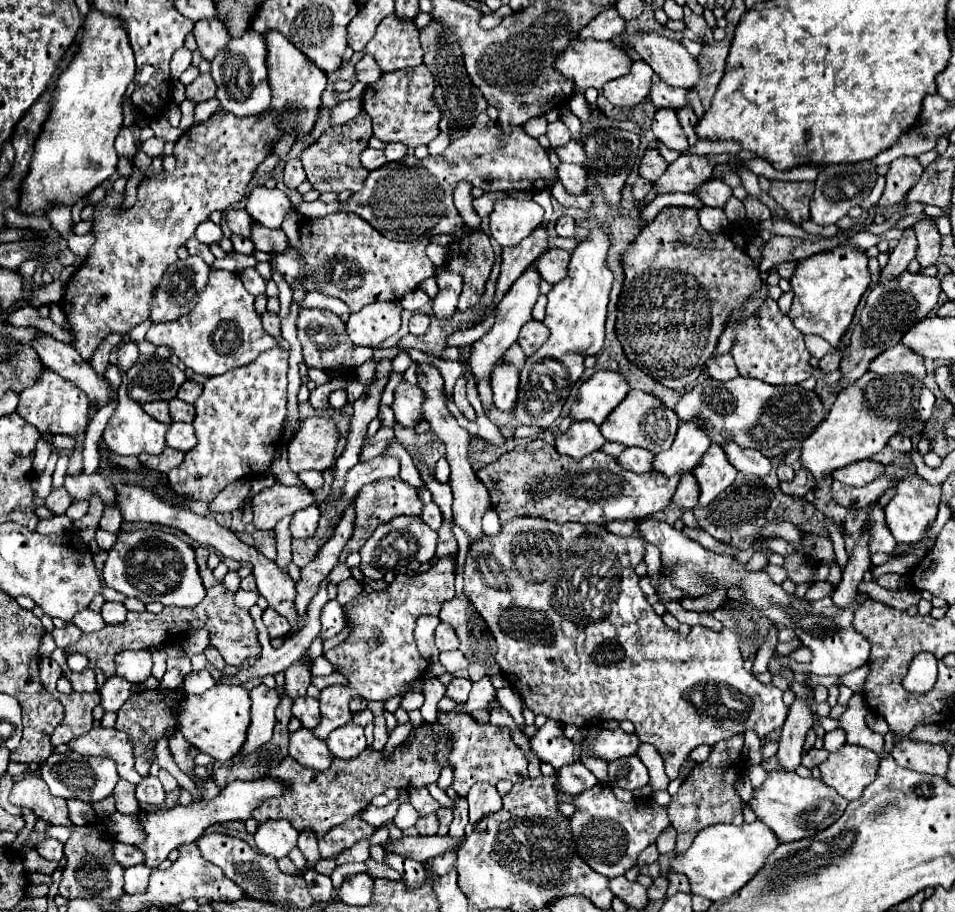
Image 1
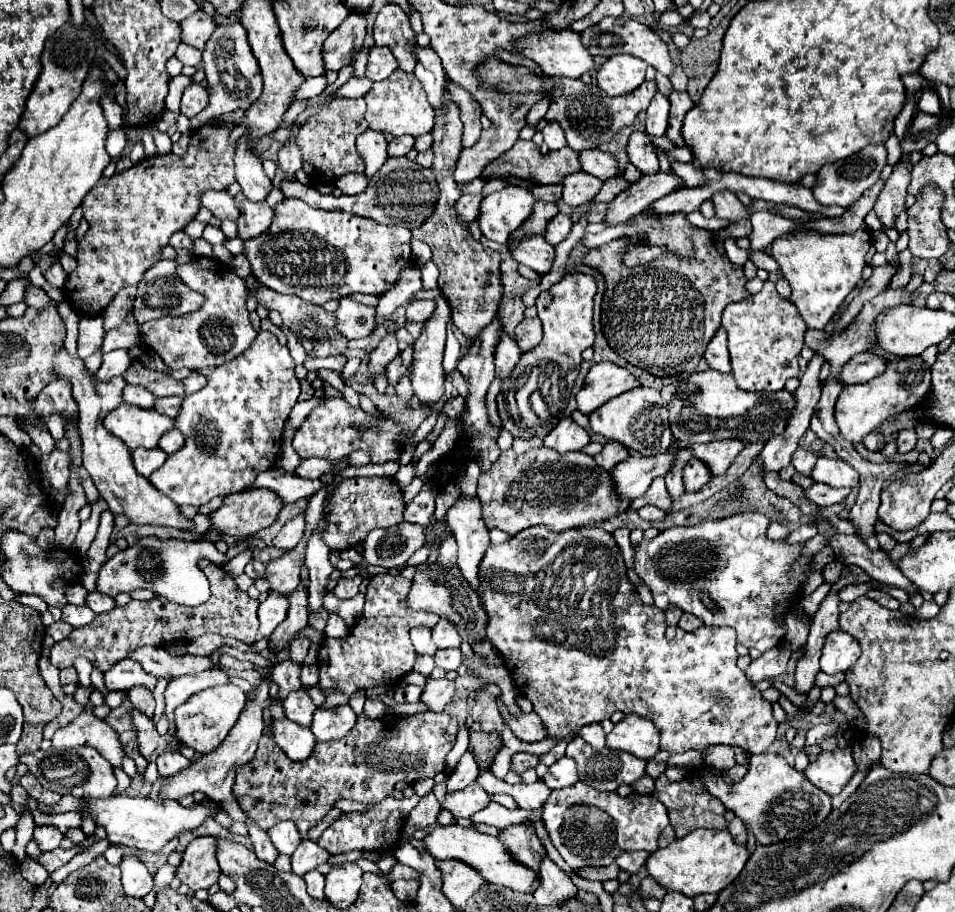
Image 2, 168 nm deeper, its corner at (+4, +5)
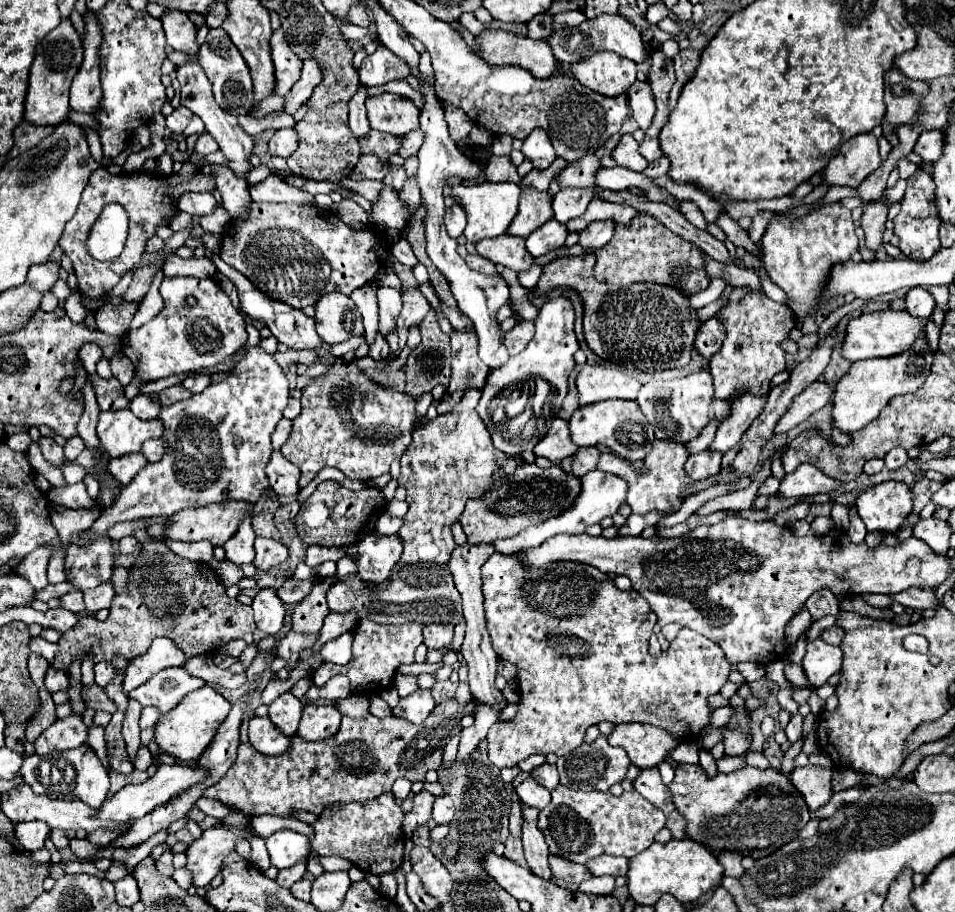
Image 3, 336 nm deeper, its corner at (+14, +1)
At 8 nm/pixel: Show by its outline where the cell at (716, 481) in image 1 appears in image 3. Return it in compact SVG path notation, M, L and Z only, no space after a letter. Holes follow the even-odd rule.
M746 392L744 396L740 396L734 404L732 404L732 412L726 418L726 422L720 424L714 442L710 444L710 448L714 450L730 450L732 446L738 444L738 440L742 438L742 434L750 428L750 422L754 422L754 418L762 412L762 406L766 404L768 396L756 396L754 392Z

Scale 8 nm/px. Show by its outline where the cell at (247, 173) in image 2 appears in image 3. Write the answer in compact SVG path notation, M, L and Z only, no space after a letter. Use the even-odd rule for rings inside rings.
M186 62L186 64L178 66L176 72L178 72L178 82L182 84L182 106L186 106L190 112L194 112L196 116L200 116L200 118L204 120L206 132L210 132L210 134L214 136L214 140L218 142L220 150L222 150L222 152L226 154L226 158L230 160L228 168L232 168L238 176L246 176L248 170L252 168L252 164L248 162L248 158L252 156L252 136L248 136L248 134L240 128L236 116L228 114L226 110L222 110L222 108L216 104L216 100L214 100L214 96L212 96L212 84L210 84L210 80L206 78L206 74L204 74L204 70L202 70L202 66L200 66L198 62Z

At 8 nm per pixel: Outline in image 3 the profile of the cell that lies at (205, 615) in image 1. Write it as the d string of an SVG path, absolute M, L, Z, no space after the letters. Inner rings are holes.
M164 542L142 546L128 574L128 592L114 596L110 616L104 622L92 616L80 616L76 626L62 634L62 642L58 642L60 654L52 662L54 668L66 670L78 652L82 652L82 660L86 654L92 654L94 662L112 660L114 656L134 660L144 654L158 636L170 638L186 654L186 660L190 660L198 654L214 654L226 642L256 630L252 608L240 604L236 598L228 598L214 570L206 564L180 558L174 552L164 554L164 546ZM162 594L180 606L178 616L168 614L162 618Z

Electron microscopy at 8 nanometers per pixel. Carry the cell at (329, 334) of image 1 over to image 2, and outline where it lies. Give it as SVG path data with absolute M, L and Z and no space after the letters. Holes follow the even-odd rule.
M260 284L258 288L258 304L266 306L268 310L278 310L282 314L282 320L284 324L298 336L298 340L302 342L302 346L306 348L306 354L308 356L320 356L320 358L326 358L326 356L338 356L338 354L344 354L348 350L348 338L344 338L340 334L340 330L336 328L336 316L326 312L322 306L316 306L316 304L310 304L310 302L304 302L296 296L284 296L284 294L278 294L274 290L268 290L266 286Z

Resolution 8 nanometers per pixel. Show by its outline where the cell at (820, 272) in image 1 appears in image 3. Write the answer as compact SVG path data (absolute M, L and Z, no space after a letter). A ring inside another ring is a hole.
M822 200L818 202L820 206L800 218L790 218L786 214L774 214L762 240L760 240L760 248L762 248L762 262L764 268L770 276L770 280L774 284L778 284L786 294L788 294L788 306L794 310L794 314L798 318L804 318L806 312L818 308L818 298L822 296L824 284L828 280L830 268L836 262L844 262L850 260L850 256L858 250L858 236L854 232L854 222L852 222L852 214L848 208L844 208L840 202L830 202L824 204Z

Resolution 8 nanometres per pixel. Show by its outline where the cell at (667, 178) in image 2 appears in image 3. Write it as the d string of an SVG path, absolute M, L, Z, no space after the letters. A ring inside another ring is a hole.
M602 220L602 222L592 222L586 226L586 230L580 234L578 244L586 250L586 254L602 248L604 244L610 242L614 234L614 220Z

